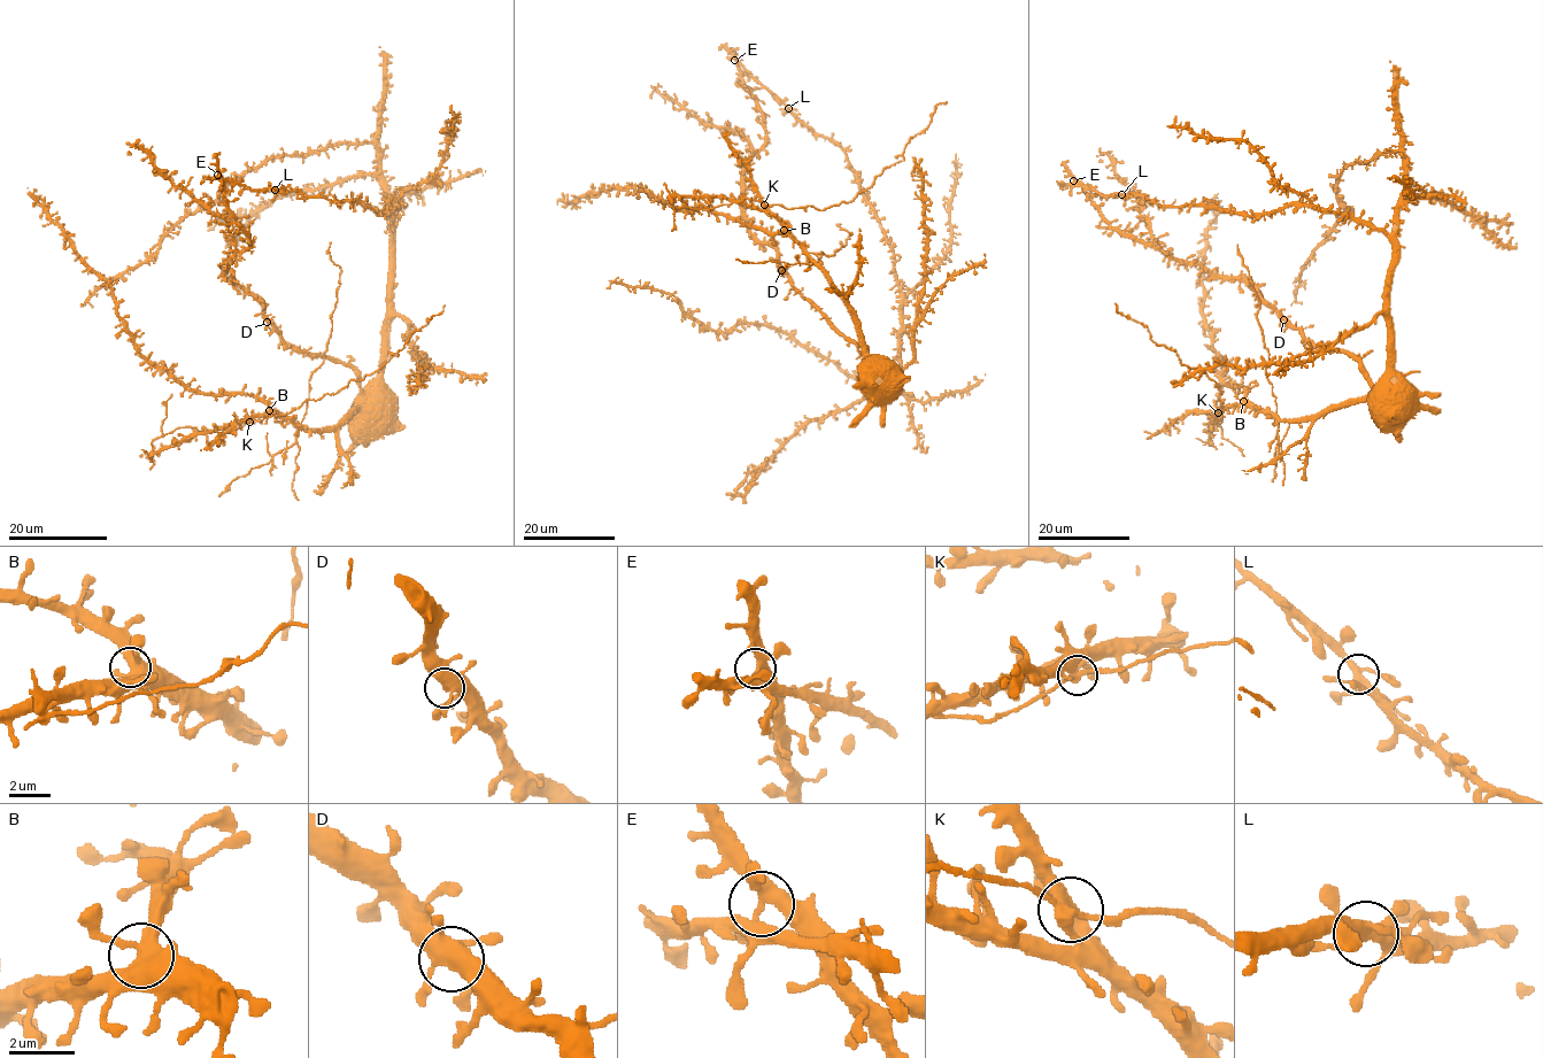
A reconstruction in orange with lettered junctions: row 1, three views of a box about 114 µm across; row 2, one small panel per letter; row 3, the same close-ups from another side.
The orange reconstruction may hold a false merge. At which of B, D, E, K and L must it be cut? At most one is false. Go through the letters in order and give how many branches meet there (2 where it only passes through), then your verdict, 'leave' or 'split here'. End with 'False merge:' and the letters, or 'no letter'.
B: 4 branches meet; leave
D: 5 branches meet; leave
E: 5 branches meet; leave
K: 4 branches meet; split here
L: 5 branches meet; leave
False merge: K

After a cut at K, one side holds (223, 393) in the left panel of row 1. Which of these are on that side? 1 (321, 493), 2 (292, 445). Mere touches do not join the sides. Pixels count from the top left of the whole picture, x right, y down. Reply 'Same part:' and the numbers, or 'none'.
Same part: 1

